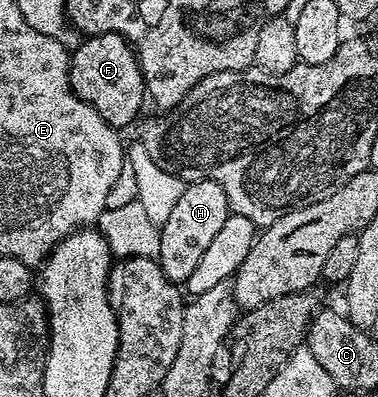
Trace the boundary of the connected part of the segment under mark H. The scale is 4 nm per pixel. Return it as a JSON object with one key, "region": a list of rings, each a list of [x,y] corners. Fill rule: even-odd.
{"region":[[[213,180],[186,183],[172,215],[160,227],[160,251],[156,259],[167,279],[176,284],[186,283],[229,214],[228,198],[221,184]]]}

